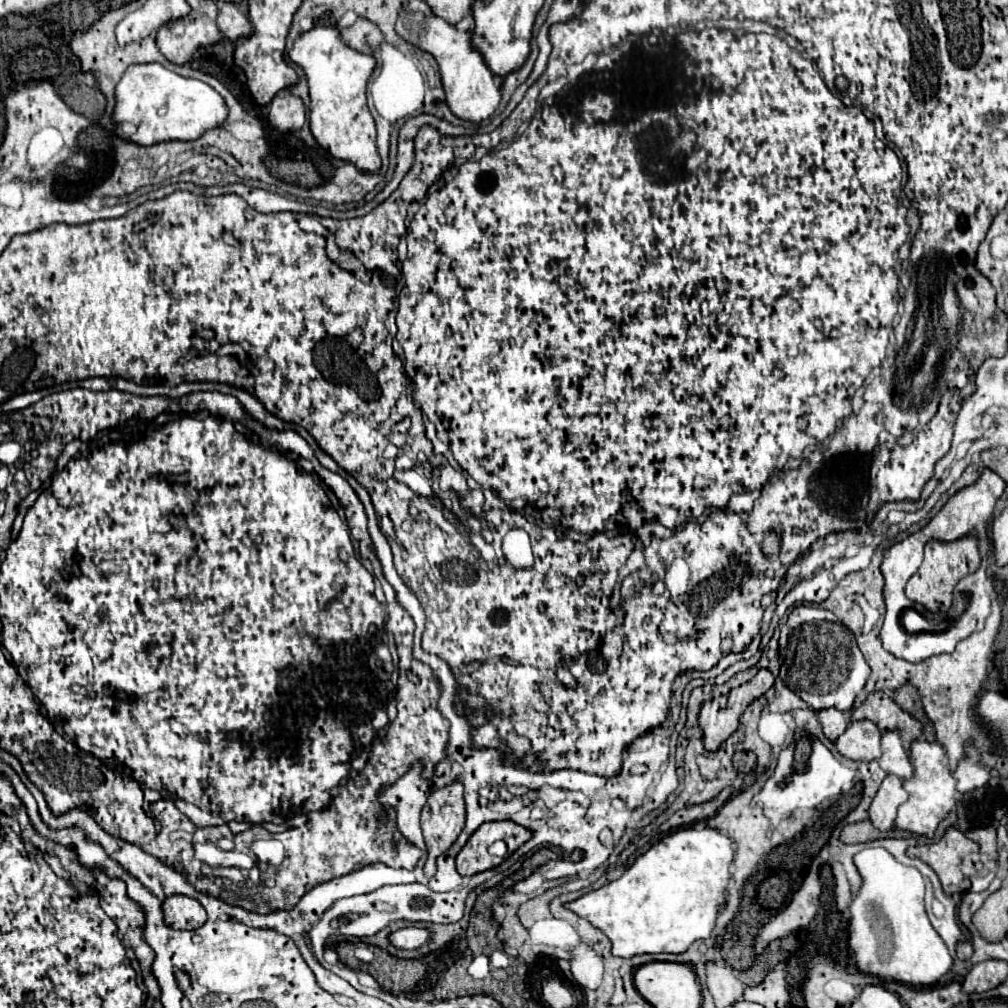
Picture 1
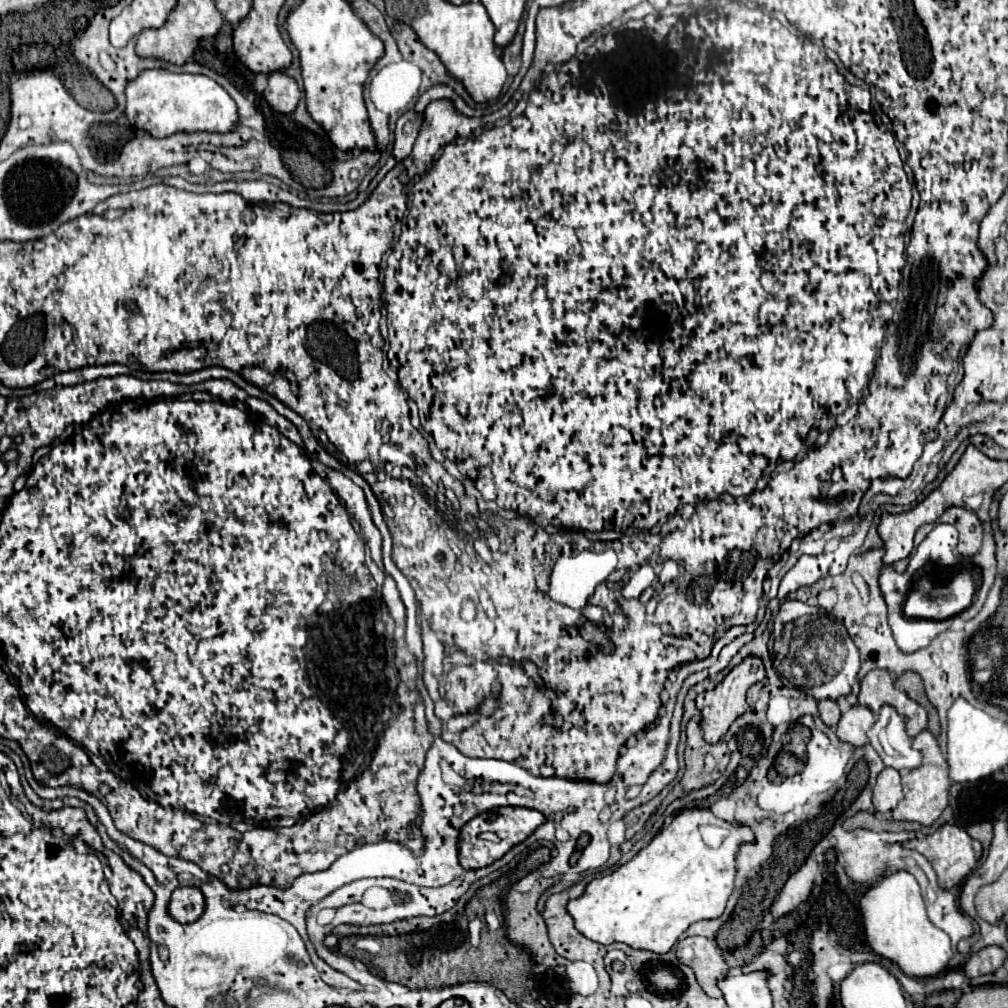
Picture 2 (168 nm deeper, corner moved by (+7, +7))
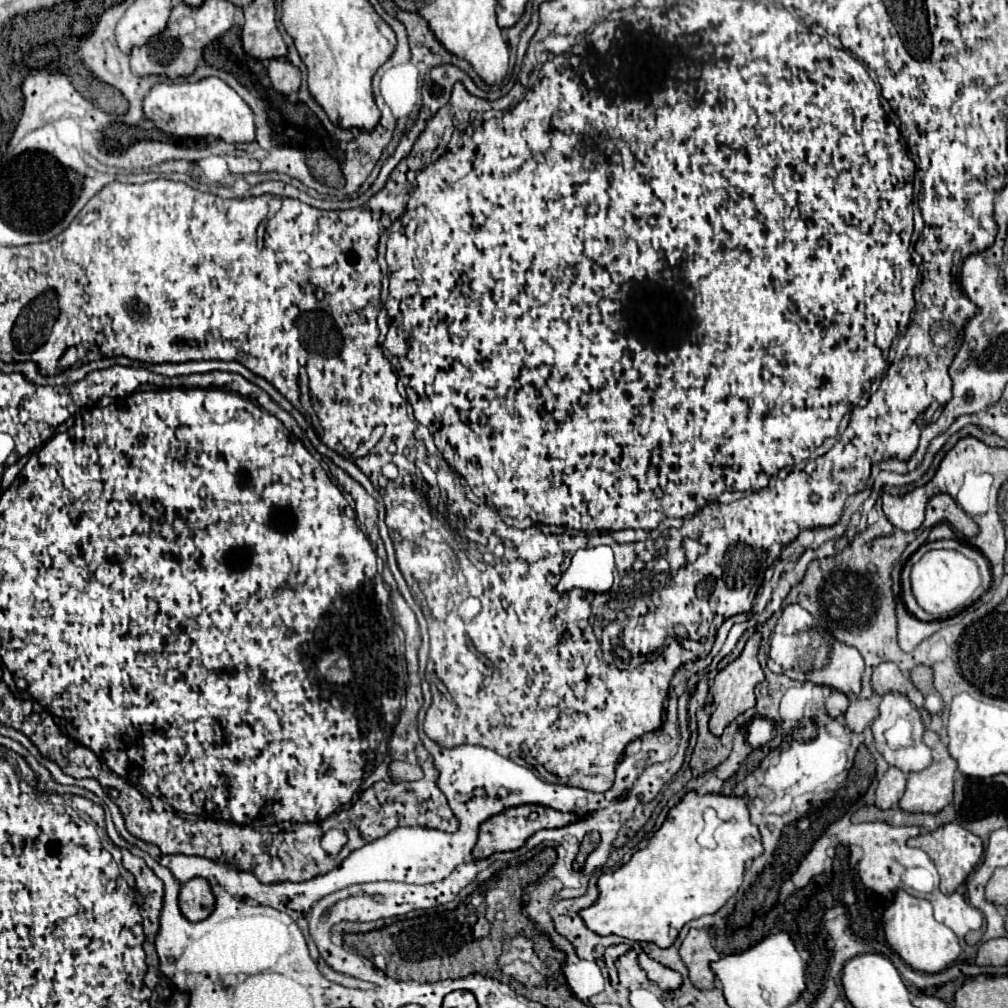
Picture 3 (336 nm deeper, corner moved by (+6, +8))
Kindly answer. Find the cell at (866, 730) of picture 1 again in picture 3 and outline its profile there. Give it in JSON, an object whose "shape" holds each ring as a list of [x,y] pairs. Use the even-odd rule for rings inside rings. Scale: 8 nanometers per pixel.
{"shape":[[[853,699],[847,713],[845,713],[845,725],[855,731],[855,733],[861,733],[867,725],[871,725],[879,715],[879,709],[873,701],[867,701],[867,699]]]}

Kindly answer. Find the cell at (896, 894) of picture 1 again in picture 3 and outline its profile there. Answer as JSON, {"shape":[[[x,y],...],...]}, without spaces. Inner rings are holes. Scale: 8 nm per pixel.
{"shape":[[[897,891],[891,905],[883,913],[883,923],[885,923],[887,943],[901,955],[905,963],[909,963],[917,971],[939,973],[949,965],[953,965],[961,953],[957,935],[943,923],[935,921],[933,907],[927,899],[909,895],[905,891]]]}

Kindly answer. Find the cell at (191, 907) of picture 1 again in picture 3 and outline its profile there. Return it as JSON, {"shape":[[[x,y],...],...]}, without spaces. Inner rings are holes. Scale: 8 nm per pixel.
{"shape":[[[203,877],[187,881],[179,895],[179,907],[189,921],[207,919],[215,907],[215,895],[209,887],[209,881]]]}

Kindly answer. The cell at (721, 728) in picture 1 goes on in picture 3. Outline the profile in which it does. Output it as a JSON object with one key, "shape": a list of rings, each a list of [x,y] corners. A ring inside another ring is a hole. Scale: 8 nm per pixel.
{"shape":[[[753,633],[743,649],[743,653],[733,661],[729,663],[723,671],[717,673],[715,677],[715,685],[710,687],[710,693],[713,698],[713,713],[711,713],[711,721],[709,721],[709,731],[713,735],[721,735],[723,729],[741,713],[745,713],[747,709],[755,707],[755,685],[759,681],[765,679],[765,673],[759,665],[759,659],[757,659],[757,651],[759,651],[759,643],[761,643],[761,633]]]}

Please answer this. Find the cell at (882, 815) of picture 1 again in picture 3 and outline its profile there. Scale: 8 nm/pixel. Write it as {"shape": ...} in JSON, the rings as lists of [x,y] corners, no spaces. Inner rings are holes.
{"shape":[[[889,767],[889,771],[883,775],[883,779],[877,785],[875,805],[879,809],[891,809],[891,807],[895,807],[899,803],[899,799],[903,797],[905,783],[907,783],[905,773],[899,771],[897,767]]]}

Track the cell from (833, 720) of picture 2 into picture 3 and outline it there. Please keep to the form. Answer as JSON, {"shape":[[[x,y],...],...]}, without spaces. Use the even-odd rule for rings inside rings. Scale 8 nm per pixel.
{"shape":[[[831,689],[831,695],[827,697],[825,707],[827,707],[827,713],[829,713],[831,717],[839,719],[839,717],[843,717],[843,713],[847,711],[849,699],[847,699],[845,693],[841,693],[841,691],[837,691],[837,689]]]}

